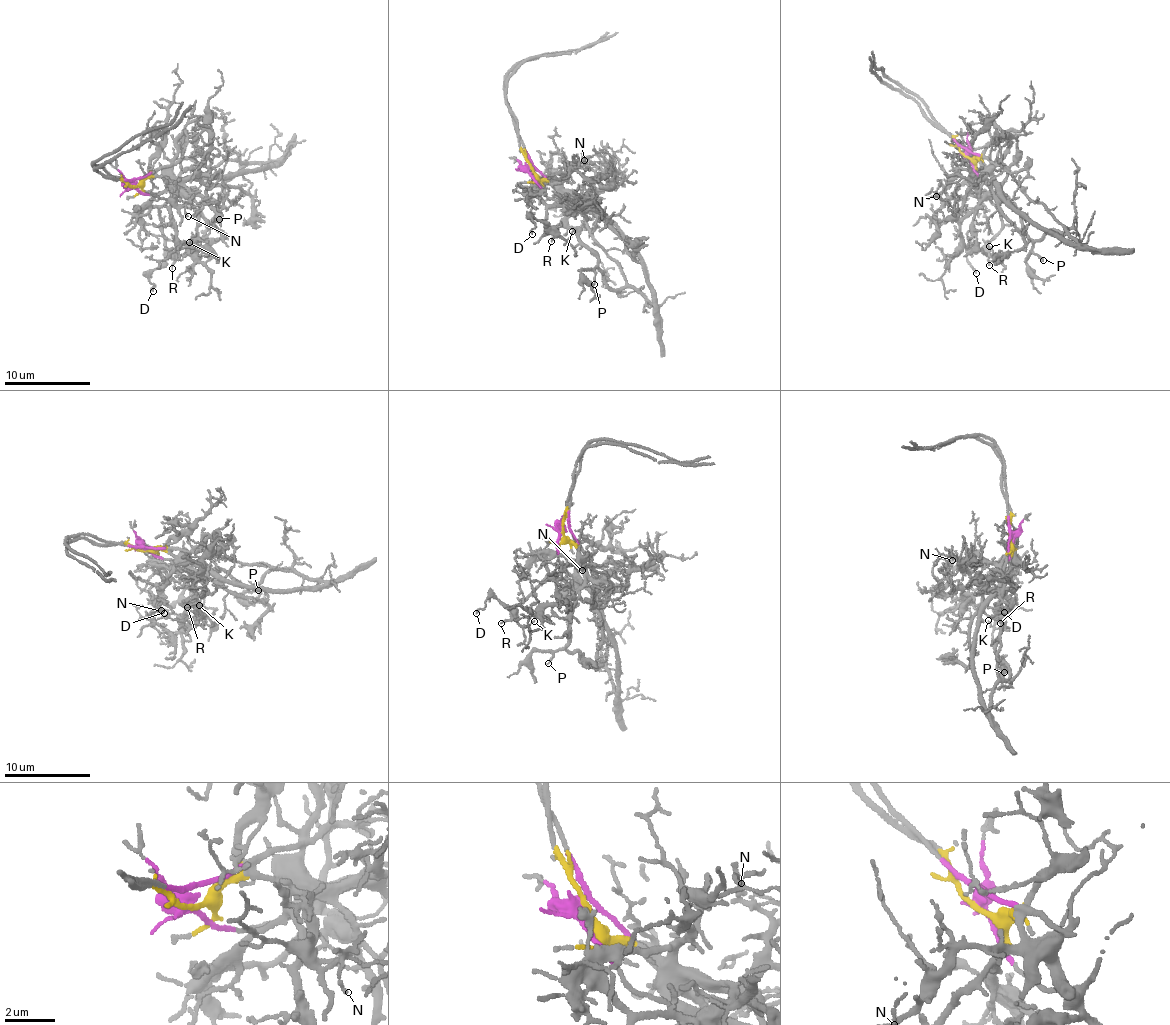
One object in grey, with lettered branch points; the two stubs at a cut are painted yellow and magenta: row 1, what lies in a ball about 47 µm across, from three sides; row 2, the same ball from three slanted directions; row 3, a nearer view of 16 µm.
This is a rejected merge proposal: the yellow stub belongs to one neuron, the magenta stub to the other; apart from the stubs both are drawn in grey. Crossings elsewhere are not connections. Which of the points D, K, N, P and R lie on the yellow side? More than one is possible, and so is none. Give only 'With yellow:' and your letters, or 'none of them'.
With yellow: N

